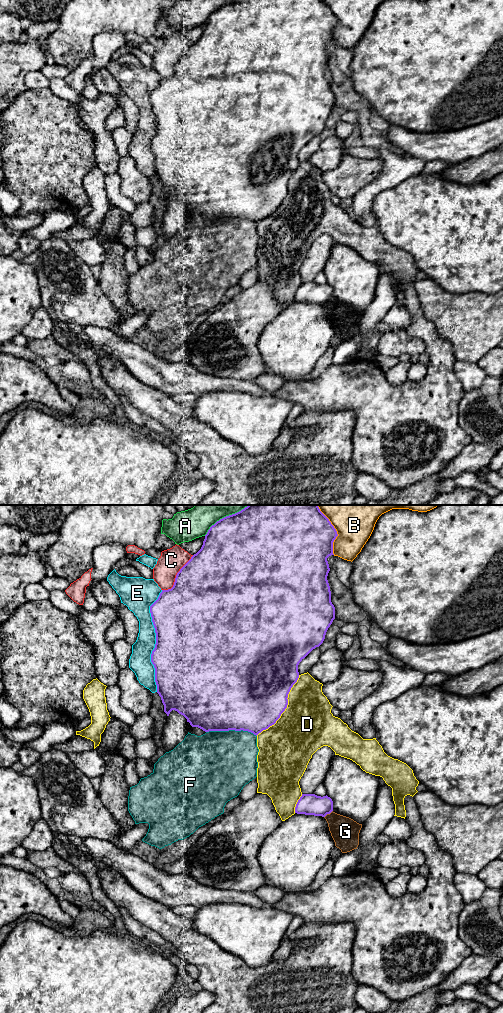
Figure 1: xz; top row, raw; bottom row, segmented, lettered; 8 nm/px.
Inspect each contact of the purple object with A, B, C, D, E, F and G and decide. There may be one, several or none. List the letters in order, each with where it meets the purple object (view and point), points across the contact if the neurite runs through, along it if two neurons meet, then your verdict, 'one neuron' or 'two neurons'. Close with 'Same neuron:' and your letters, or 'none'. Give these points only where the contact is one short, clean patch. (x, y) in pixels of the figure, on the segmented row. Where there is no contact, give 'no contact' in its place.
A: contact xz (226, 516); two neurons
B: contact xz (335, 530); two neurons
C: contact xz (176, 576); two neurons
D: contact xz (286, 707); two neurons
E: contact xz (156, 641); two neurons
F: contact xz (231, 729); two neurons
G: contact xz (328, 813); border xz (332, 810), (324, 817); two neurons
Same neuron: none

